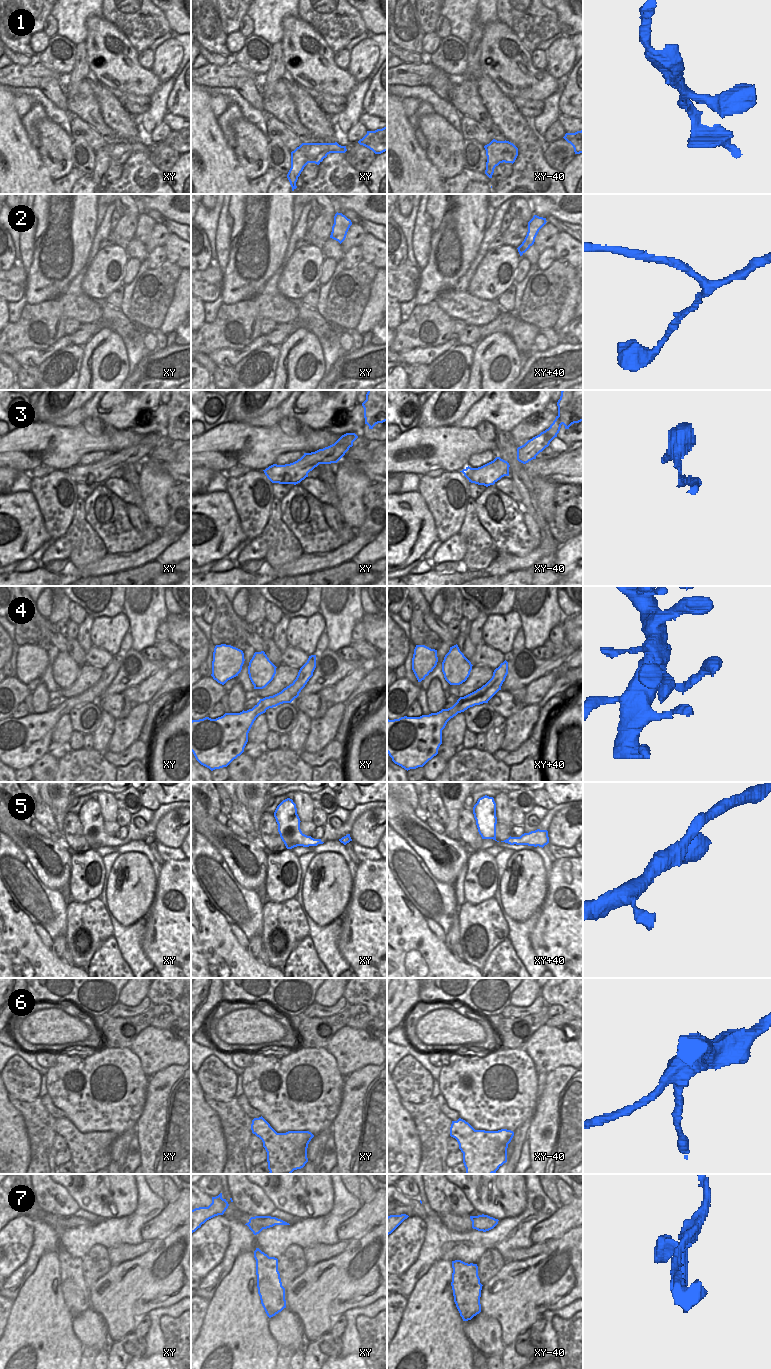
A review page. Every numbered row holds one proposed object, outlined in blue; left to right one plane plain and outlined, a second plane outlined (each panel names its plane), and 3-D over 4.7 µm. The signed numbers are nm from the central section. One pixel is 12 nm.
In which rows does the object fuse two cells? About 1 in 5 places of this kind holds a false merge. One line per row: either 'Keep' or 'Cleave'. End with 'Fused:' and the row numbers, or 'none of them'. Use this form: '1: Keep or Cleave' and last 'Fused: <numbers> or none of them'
1: Keep
2: Keep
3: Keep
4: Keep
5: Keep
6: Keep
7: Keep
Fused: none of them.

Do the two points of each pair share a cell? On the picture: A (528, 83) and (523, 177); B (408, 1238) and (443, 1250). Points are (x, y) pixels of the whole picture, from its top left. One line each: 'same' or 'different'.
A: different
B: different

